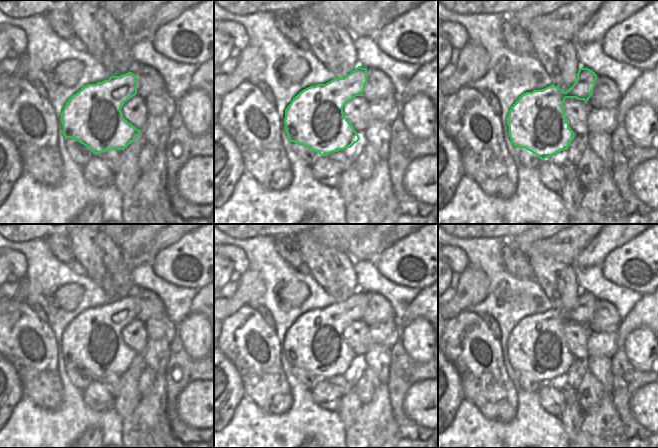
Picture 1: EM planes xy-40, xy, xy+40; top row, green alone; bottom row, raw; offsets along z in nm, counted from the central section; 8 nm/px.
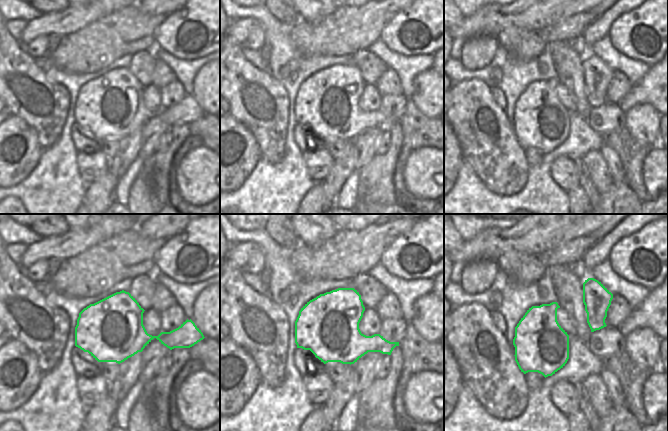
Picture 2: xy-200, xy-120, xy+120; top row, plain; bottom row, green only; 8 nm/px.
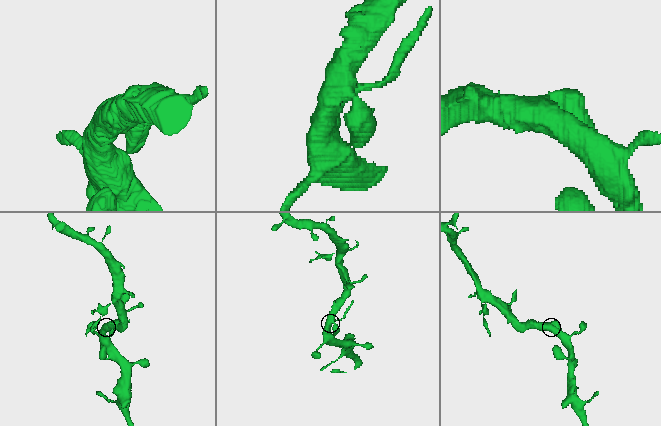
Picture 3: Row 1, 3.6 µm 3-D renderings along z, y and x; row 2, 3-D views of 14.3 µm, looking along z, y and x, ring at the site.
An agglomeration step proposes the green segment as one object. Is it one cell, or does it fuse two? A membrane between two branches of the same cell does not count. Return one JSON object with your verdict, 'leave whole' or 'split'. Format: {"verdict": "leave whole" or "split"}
{"verdict": "leave whole"}

